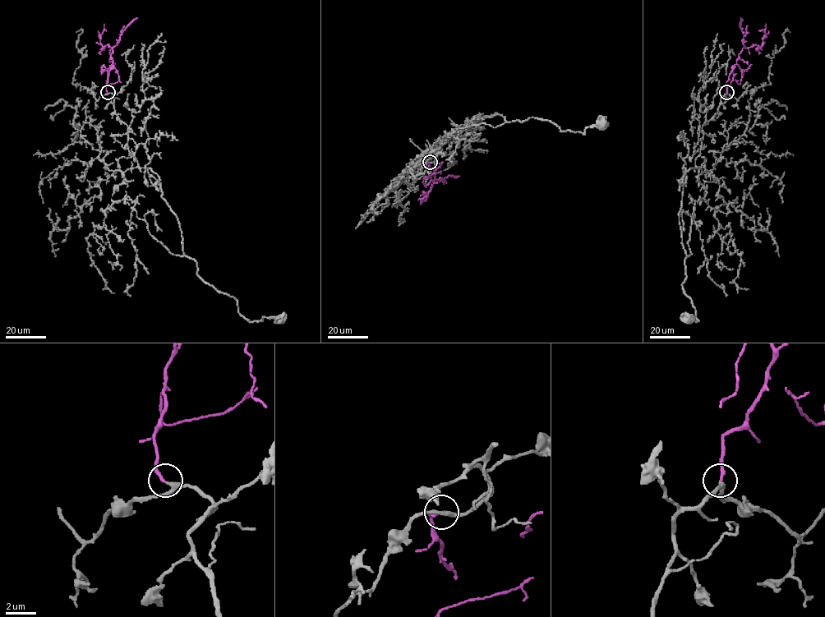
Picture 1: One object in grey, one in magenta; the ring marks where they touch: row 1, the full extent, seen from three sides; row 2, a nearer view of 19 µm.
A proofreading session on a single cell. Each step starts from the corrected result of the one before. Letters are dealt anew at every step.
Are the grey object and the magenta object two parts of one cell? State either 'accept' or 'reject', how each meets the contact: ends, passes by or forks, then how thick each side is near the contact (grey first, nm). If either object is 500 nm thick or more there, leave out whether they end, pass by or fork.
accept | grey passes by | magenta ends | 220/240 nm

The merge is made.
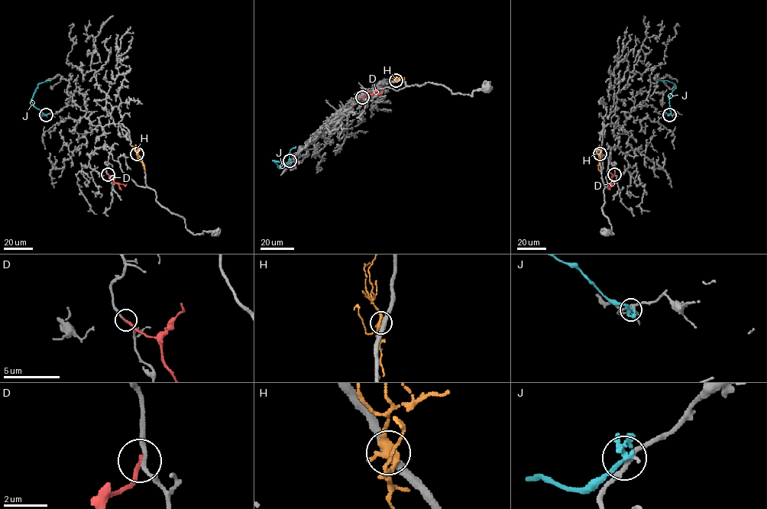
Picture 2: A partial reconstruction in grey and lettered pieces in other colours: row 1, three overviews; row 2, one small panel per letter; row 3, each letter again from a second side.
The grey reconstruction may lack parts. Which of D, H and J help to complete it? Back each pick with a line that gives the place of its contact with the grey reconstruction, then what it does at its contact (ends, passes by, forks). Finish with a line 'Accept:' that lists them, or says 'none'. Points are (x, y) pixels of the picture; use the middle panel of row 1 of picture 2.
D: meets grey at (362, 97); it ends there
Accept: D

